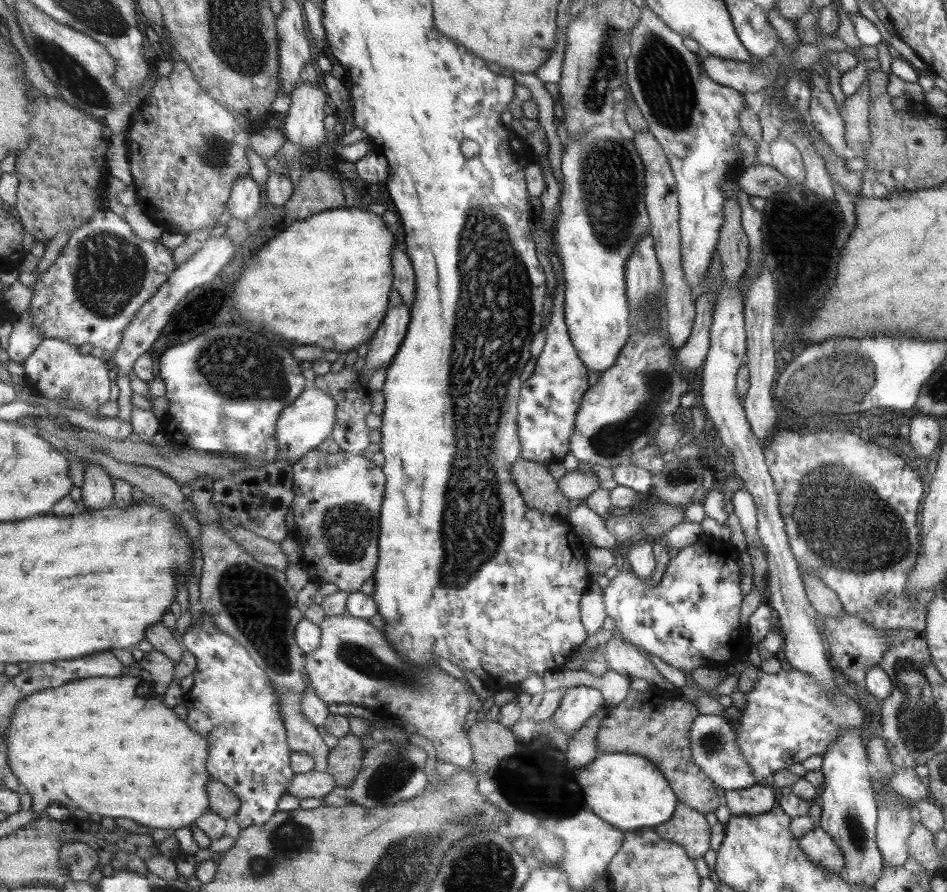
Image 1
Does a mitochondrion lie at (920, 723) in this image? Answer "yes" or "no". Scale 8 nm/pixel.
yes

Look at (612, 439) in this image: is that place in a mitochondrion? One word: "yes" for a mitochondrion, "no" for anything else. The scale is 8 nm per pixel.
yes

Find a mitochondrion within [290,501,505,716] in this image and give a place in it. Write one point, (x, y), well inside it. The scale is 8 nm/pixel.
(357, 656)

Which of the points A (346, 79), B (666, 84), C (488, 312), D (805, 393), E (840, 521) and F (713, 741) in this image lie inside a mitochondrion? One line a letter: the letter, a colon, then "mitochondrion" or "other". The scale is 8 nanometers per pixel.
A: other
B: mitochondrion
C: mitochondrion
D: mitochondrion
E: mitochondrion
F: mitochondrion

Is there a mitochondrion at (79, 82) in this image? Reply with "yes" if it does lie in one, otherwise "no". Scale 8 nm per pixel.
yes

